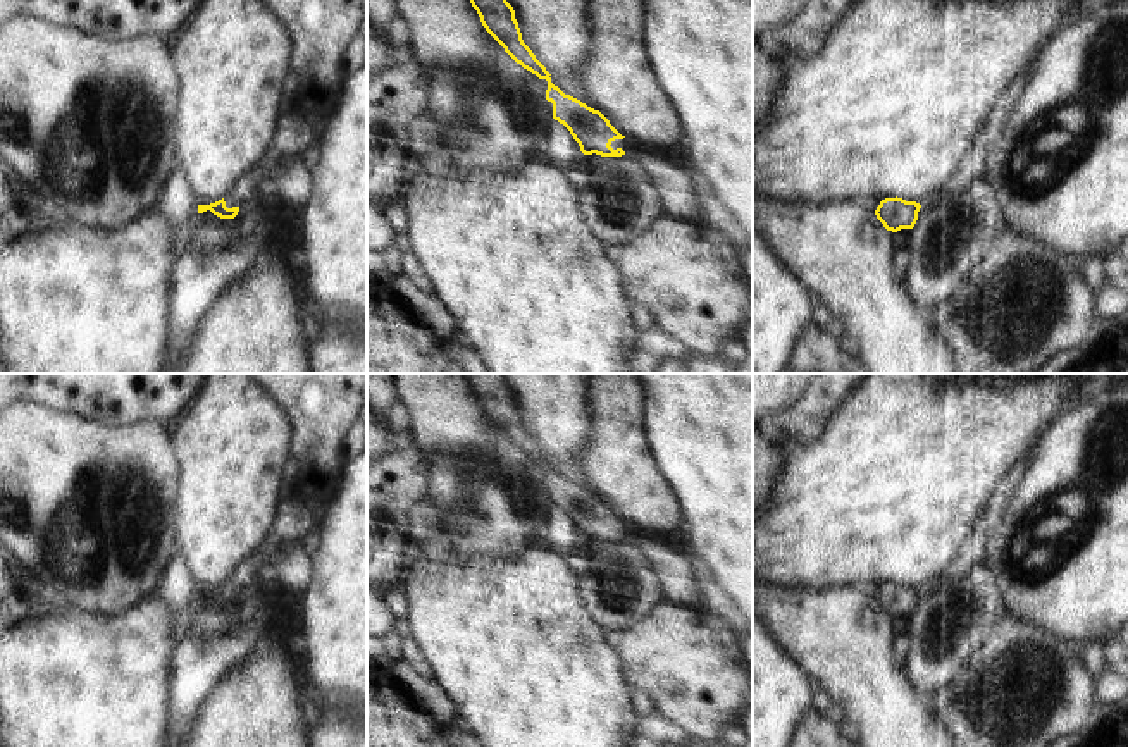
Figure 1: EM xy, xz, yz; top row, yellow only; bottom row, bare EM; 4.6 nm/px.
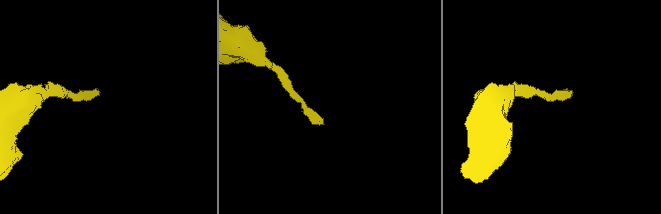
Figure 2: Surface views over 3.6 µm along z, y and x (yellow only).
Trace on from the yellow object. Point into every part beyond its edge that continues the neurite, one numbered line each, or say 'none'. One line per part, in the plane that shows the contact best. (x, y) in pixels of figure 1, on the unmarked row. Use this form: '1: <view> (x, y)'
1: xz (627, 530)

